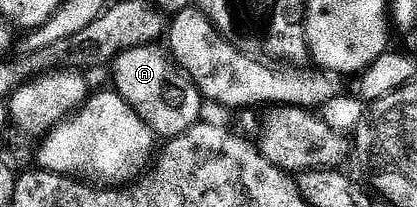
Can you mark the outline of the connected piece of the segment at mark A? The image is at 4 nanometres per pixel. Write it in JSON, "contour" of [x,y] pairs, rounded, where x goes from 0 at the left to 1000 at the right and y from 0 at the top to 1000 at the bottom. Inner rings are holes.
{"contour":[[[360,213],[290,246],[266,304],[269,411],[278,454],[365,614],[369,643],[388,643],[391,667],[403,676],[427,667],[484,585],[487,459],[470,396],[386,232]]]}

